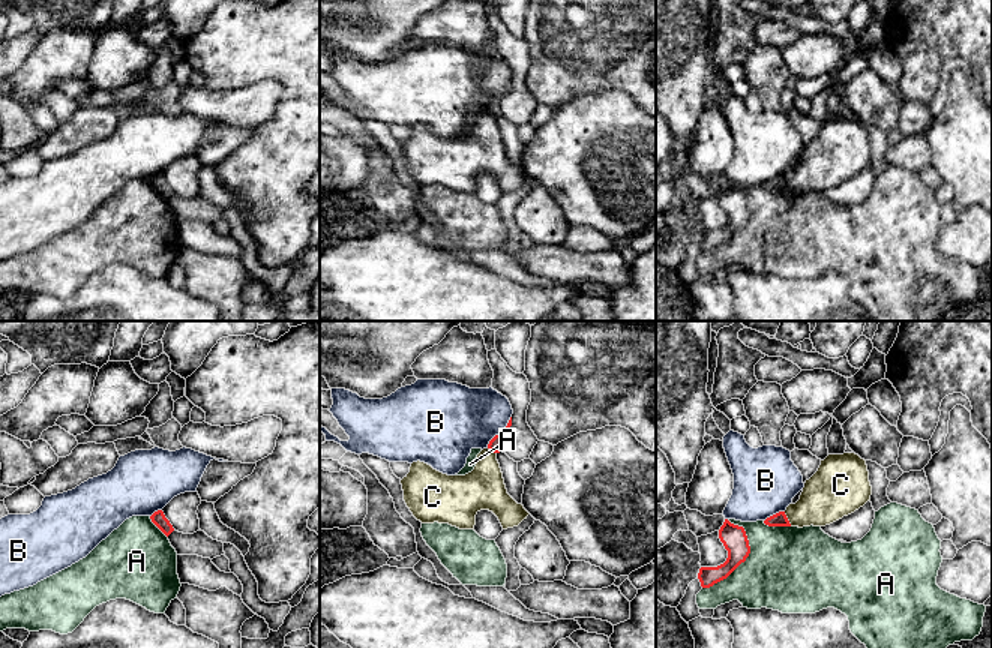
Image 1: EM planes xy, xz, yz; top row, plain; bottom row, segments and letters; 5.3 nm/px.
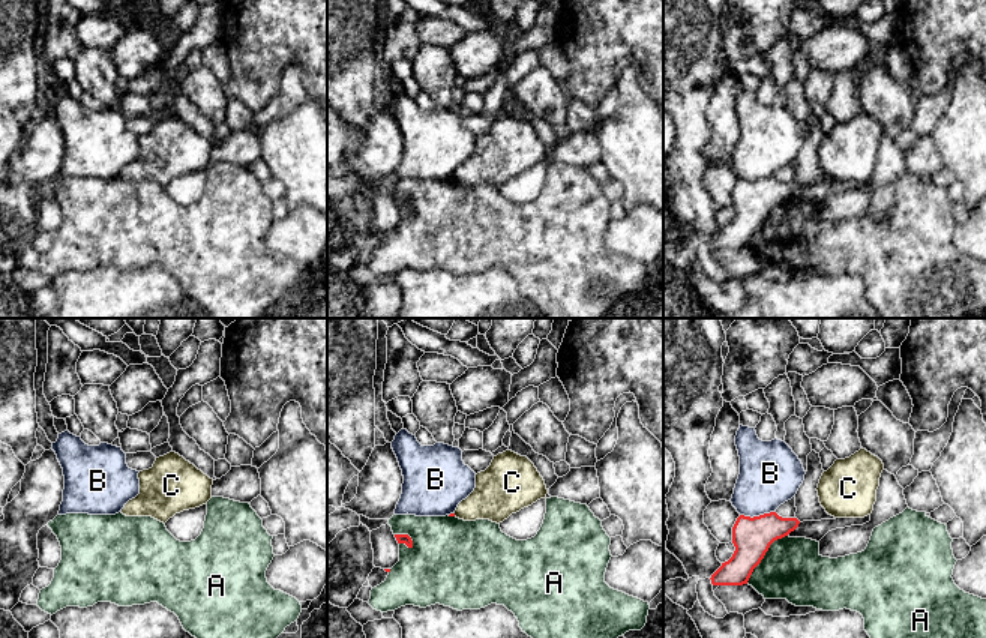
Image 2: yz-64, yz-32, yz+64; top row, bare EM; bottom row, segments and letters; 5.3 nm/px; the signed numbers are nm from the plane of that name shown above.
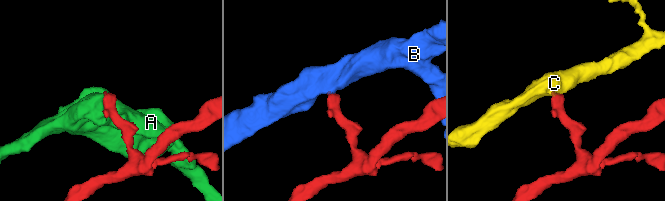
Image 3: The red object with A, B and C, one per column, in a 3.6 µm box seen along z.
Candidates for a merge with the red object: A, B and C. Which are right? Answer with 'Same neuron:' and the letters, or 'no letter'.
Same neuron: no letter

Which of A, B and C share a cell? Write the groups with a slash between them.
A / B / C

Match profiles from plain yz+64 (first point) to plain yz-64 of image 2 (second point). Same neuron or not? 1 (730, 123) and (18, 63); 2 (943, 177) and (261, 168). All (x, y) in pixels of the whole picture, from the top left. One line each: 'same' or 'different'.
1: different
2: same

